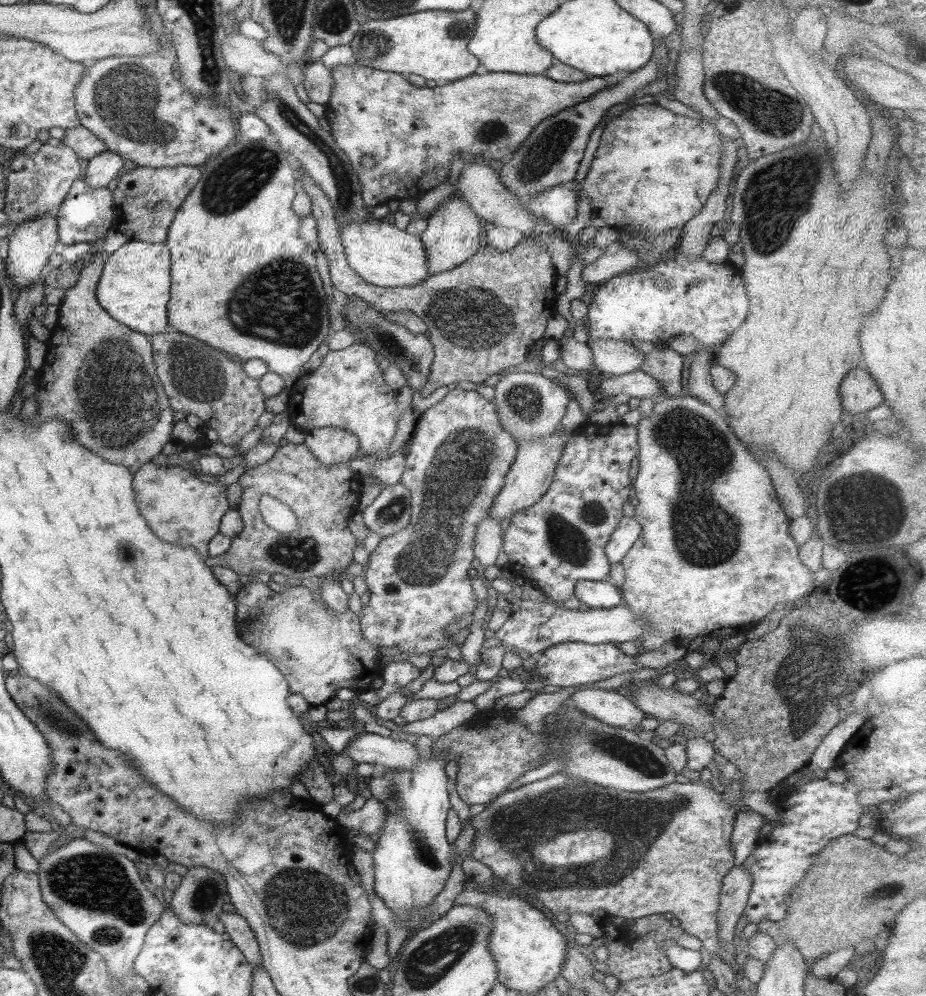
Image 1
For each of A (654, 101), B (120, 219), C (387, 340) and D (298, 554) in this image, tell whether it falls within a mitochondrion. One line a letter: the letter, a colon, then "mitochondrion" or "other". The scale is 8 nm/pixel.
A: other
B: other
C: mitochondrion
D: mitochondrion

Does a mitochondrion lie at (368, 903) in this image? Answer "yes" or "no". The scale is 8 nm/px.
no

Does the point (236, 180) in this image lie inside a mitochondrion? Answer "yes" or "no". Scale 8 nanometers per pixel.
yes

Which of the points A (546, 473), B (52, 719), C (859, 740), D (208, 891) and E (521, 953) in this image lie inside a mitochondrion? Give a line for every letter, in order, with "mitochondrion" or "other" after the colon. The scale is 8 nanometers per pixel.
A: other
B: mitochondrion
C: other
D: mitochondrion
E: other

